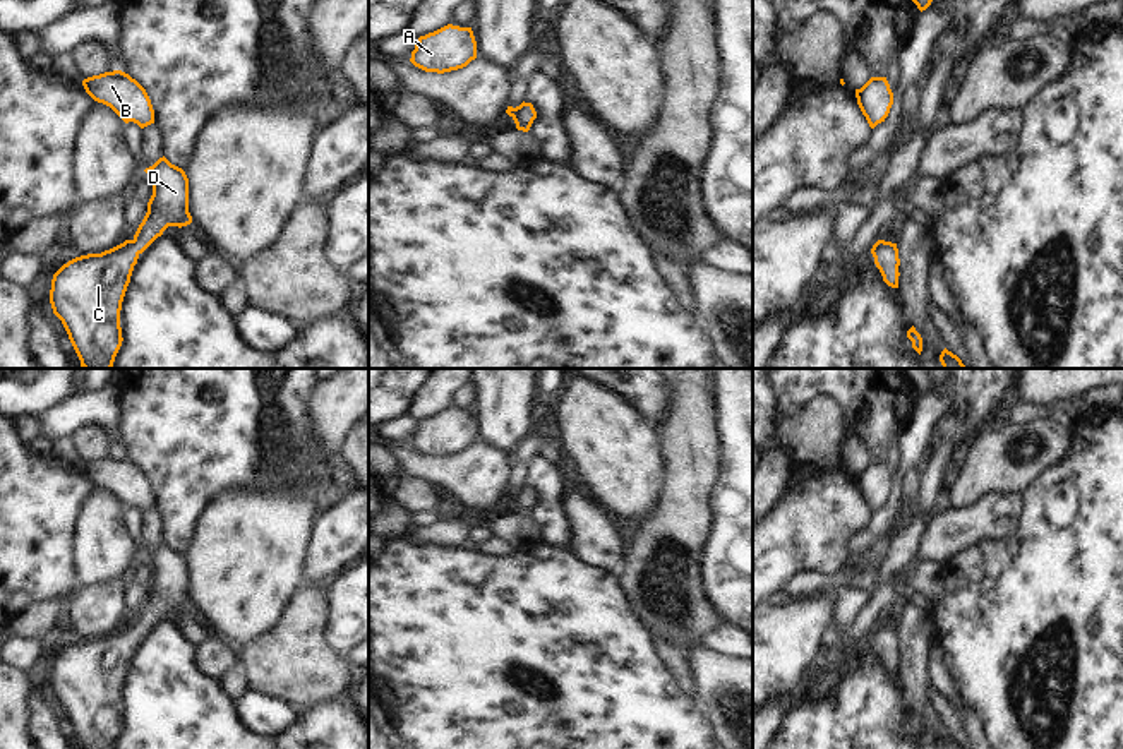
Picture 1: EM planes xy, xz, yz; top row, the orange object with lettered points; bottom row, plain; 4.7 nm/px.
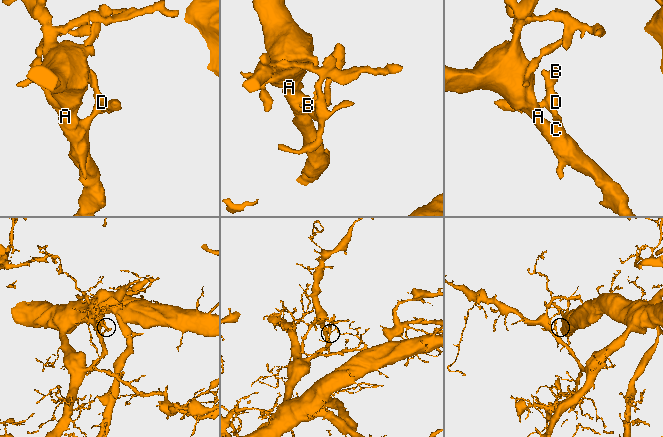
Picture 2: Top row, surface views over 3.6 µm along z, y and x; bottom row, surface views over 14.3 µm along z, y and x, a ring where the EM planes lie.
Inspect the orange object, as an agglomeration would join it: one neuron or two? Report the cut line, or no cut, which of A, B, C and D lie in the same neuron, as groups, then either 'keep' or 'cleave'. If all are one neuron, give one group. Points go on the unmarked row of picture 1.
no cut; A B C D; keep

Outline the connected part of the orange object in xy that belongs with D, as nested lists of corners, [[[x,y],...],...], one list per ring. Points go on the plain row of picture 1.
[[[165,540],[144,554],[153,566],[147,596],[132,624],[63,648],[51,663],[50,687],[81,749],[113,749],[122,730],[120,694],[139,639],[168,610],[192,607],[189,562]]]

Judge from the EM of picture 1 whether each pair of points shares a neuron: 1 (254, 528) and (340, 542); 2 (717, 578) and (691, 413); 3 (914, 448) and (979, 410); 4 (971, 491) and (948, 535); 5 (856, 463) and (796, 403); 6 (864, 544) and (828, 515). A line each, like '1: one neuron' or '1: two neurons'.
1: two neurons
2: two neurons
3: two neurons
4: two neurons
5: two neurons
6: two neurons

